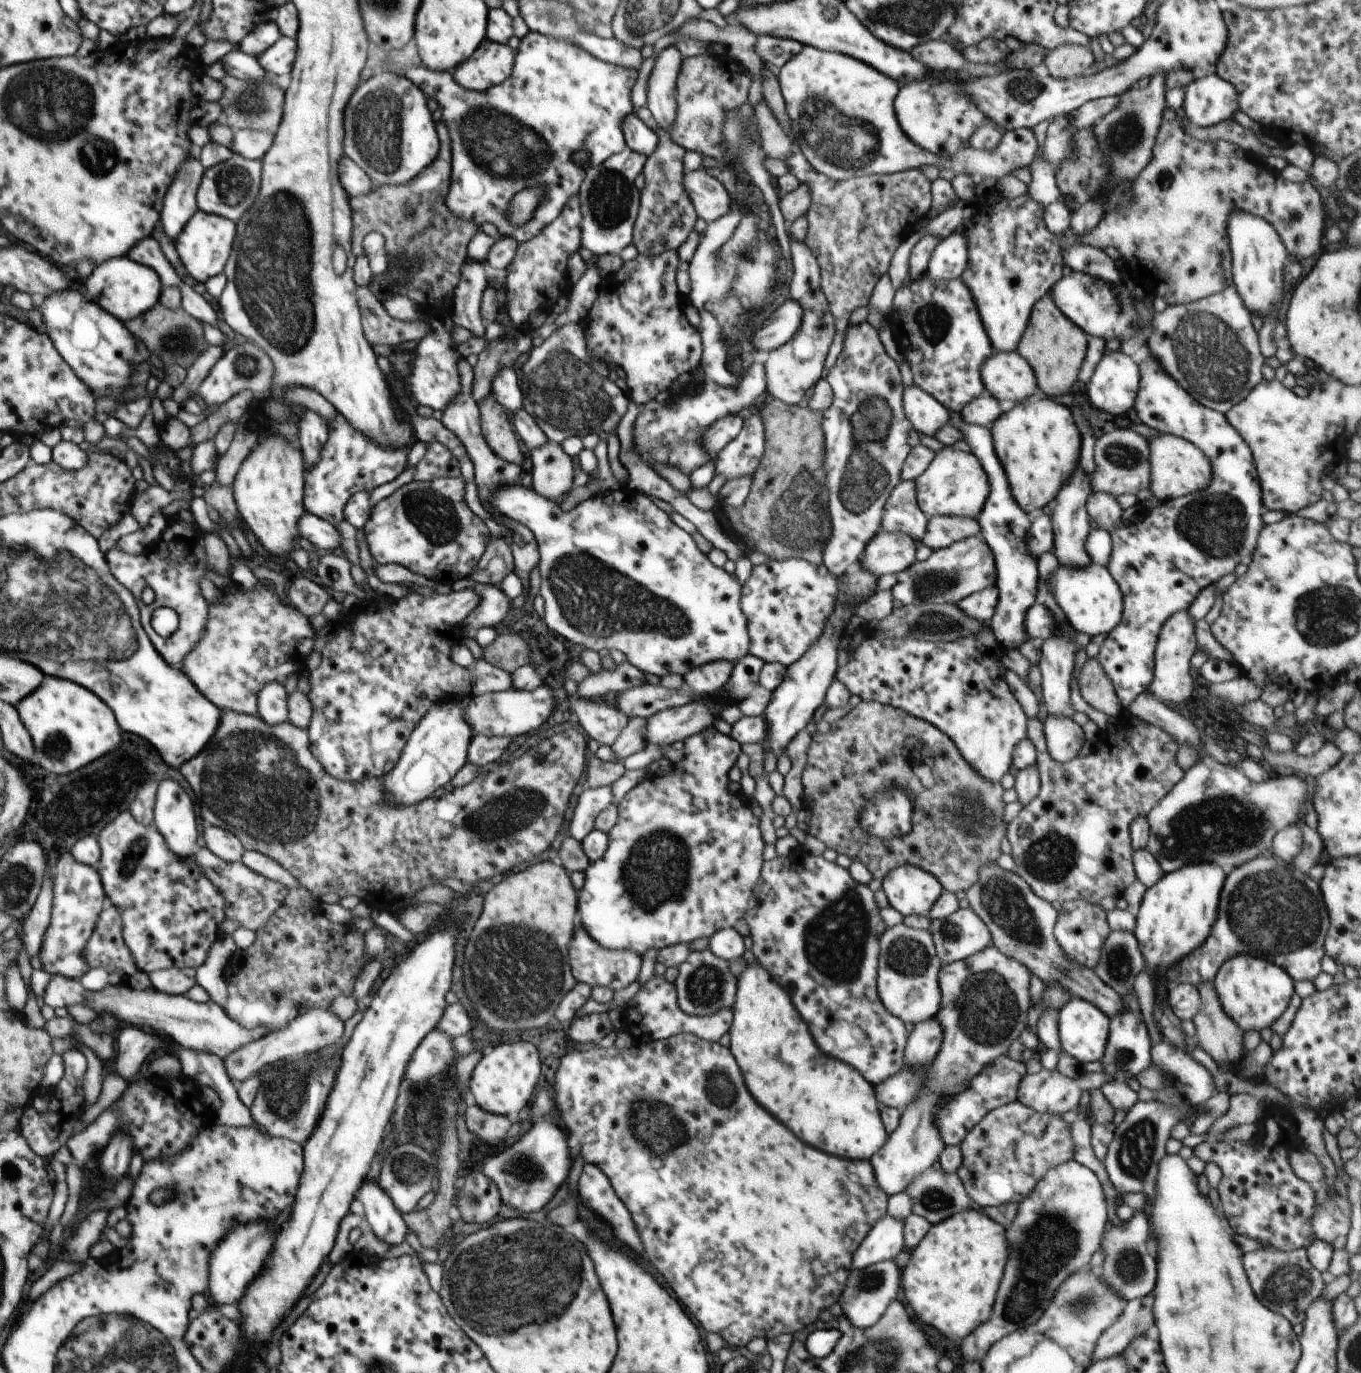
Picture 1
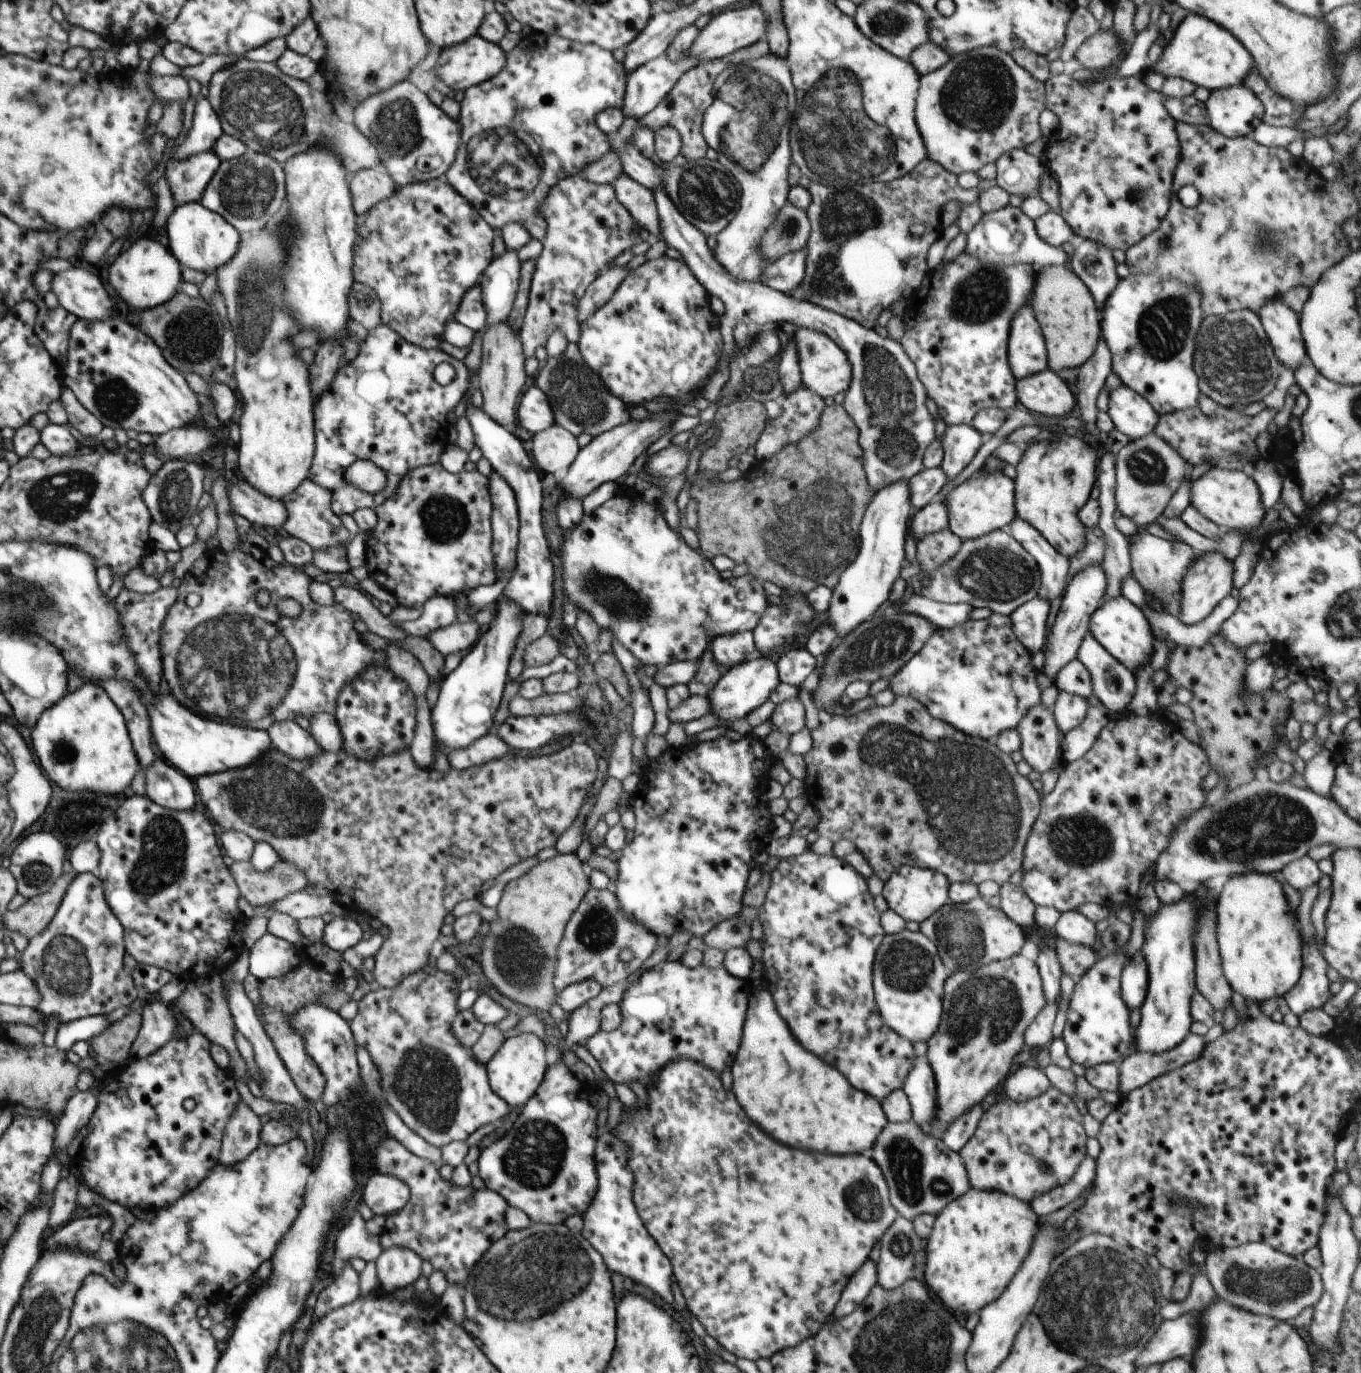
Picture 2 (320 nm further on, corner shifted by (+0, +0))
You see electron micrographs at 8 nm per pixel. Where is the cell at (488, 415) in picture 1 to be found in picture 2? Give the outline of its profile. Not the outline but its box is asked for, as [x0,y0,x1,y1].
[477,321,529,431]

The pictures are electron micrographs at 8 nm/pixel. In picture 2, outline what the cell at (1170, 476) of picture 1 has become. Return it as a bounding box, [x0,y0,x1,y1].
[1191,468,1266,529]

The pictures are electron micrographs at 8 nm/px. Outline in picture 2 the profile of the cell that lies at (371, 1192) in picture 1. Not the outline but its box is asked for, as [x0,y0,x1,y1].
[377,1249,422,1295]

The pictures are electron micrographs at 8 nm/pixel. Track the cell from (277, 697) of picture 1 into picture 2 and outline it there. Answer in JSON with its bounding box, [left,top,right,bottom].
[267,721,323,761]

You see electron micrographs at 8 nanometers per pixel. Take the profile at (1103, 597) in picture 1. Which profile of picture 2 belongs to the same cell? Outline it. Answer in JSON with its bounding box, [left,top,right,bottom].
[1089,597,1155,673]

